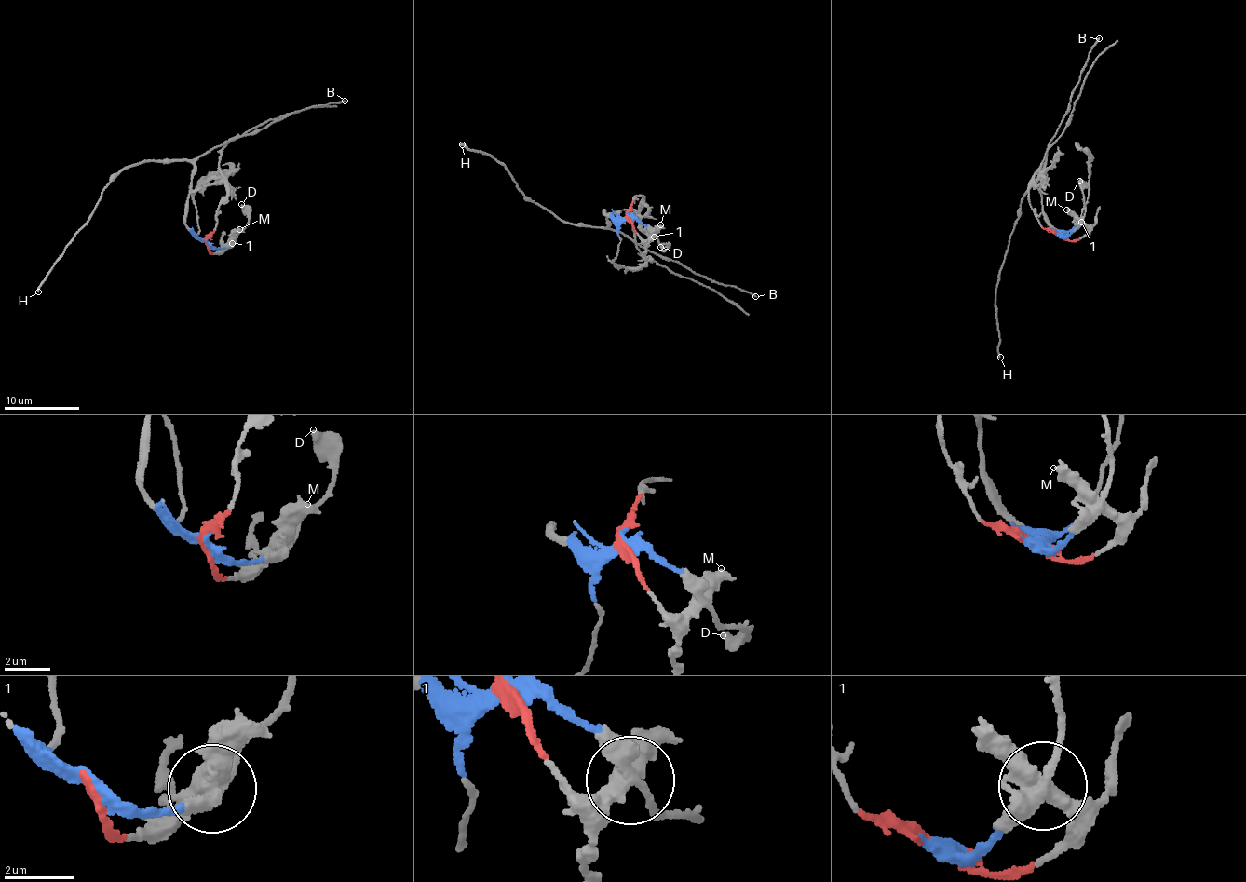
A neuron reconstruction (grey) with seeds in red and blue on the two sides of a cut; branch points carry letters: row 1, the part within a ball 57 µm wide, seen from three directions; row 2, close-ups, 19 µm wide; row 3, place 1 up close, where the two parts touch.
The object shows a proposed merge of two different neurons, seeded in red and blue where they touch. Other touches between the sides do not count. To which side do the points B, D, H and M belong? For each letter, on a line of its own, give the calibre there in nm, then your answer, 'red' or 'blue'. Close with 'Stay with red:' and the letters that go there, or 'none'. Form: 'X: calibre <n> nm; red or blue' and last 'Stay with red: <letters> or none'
B: calibre 180 nm; blue
D: calibre 480 nm; blue
H: calibre 180 nm; blue
M: calibre 500 nm; red
Stay with red: M

